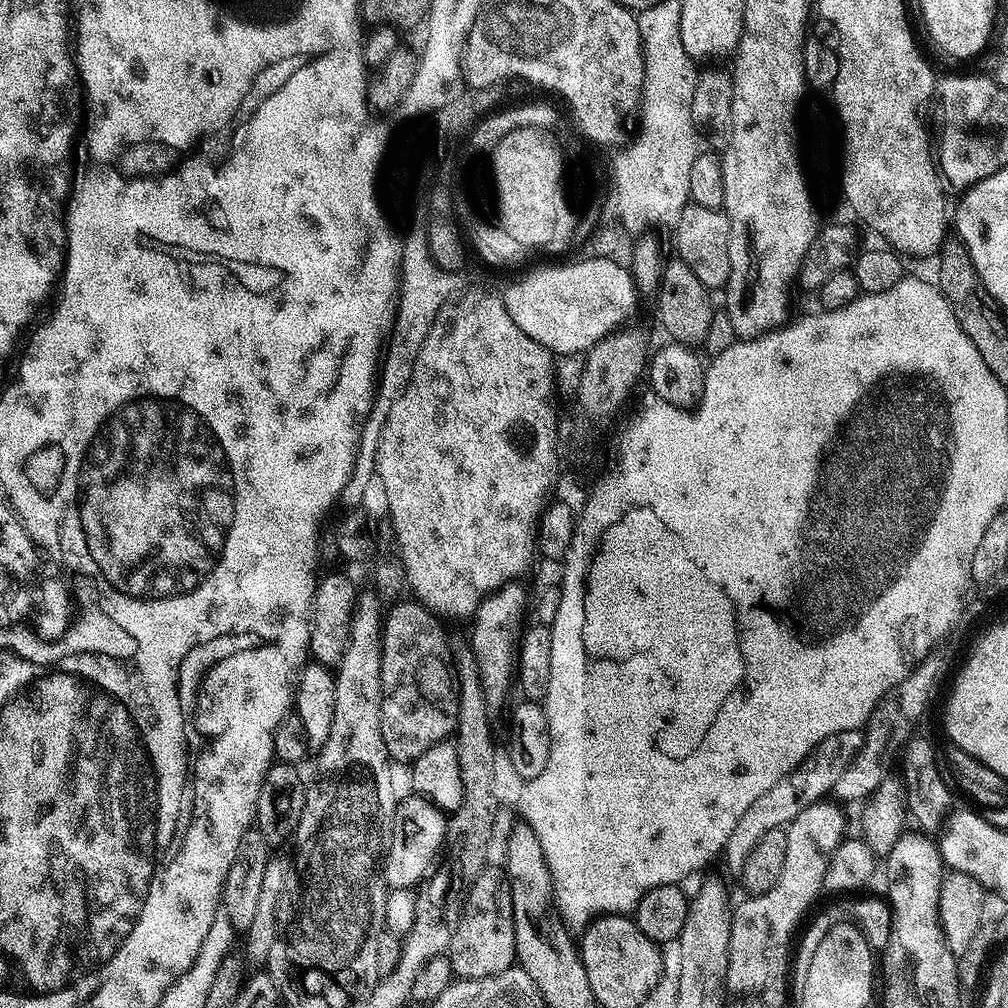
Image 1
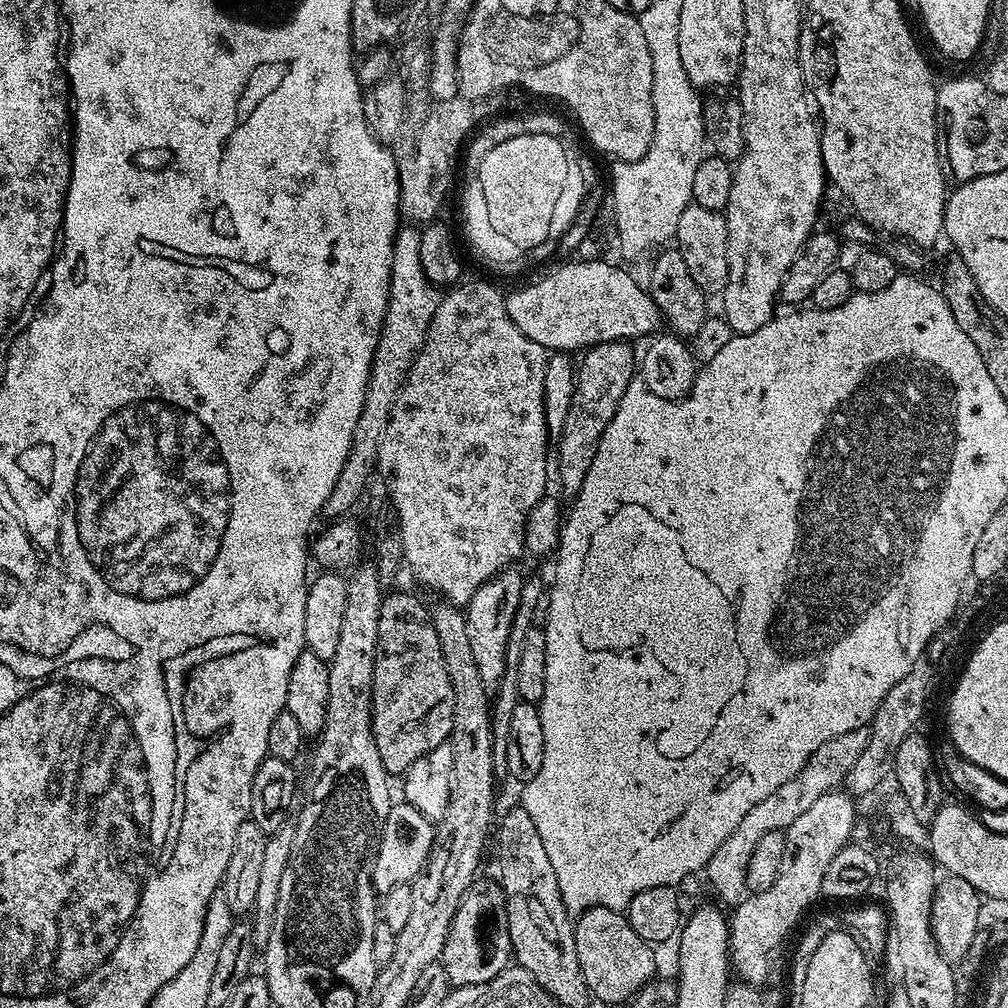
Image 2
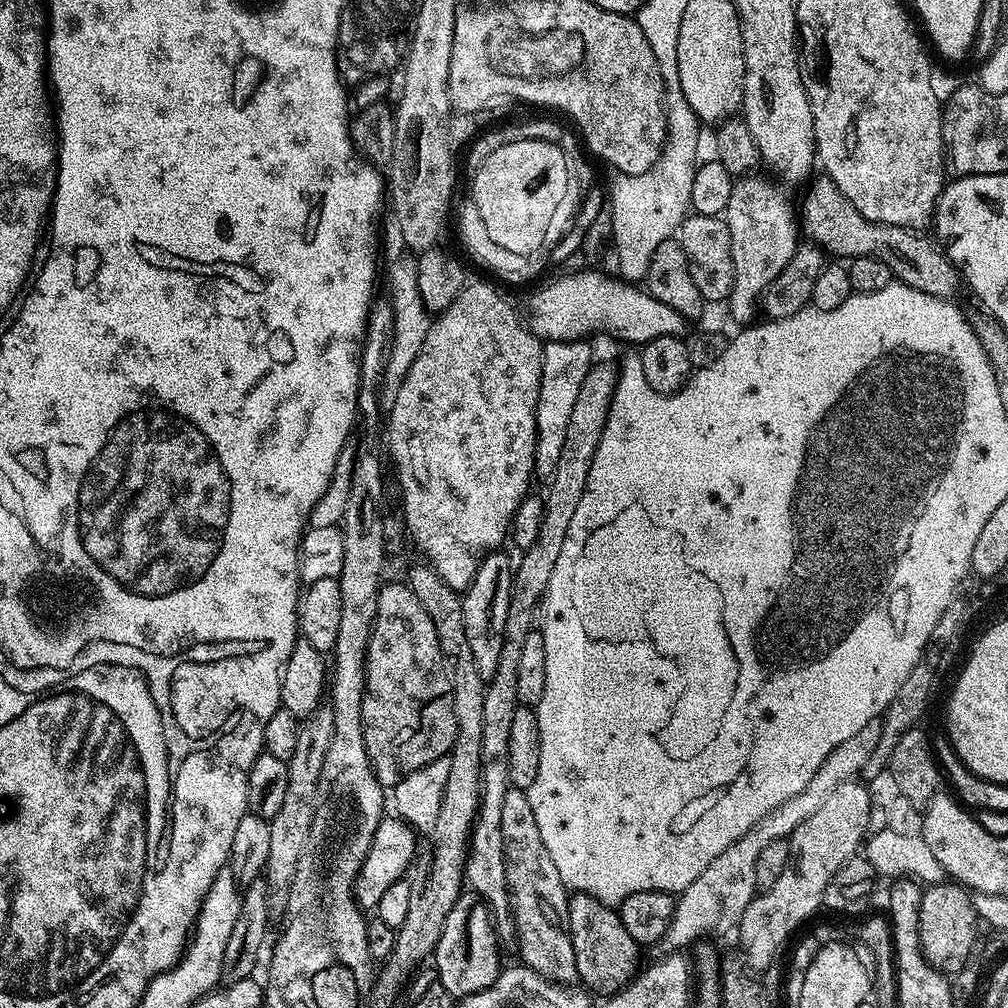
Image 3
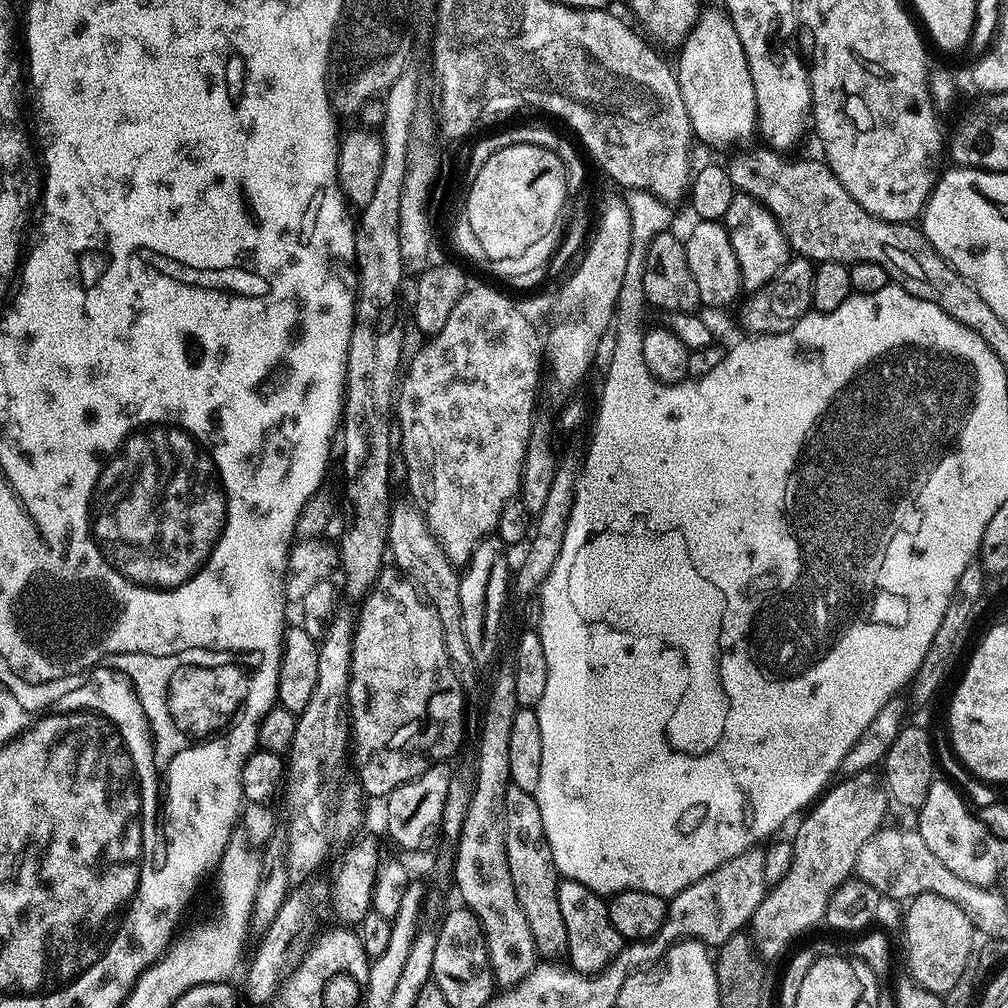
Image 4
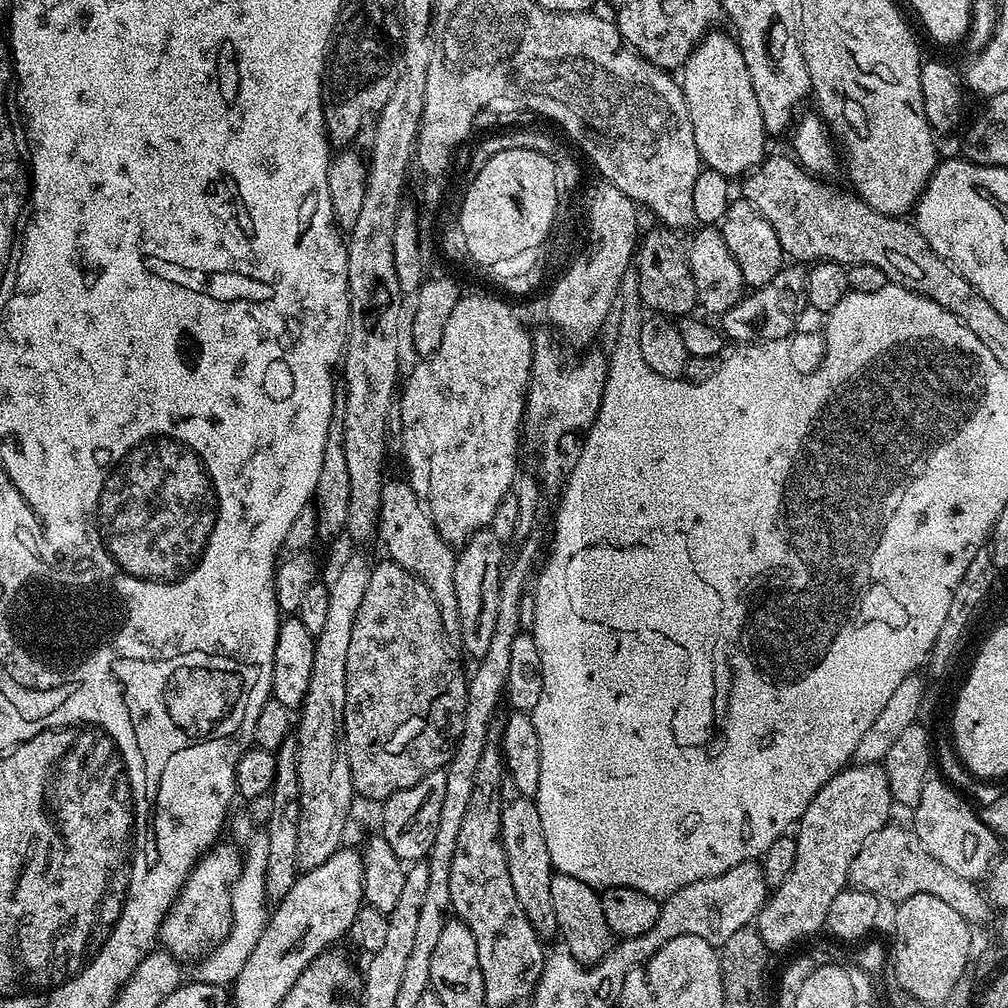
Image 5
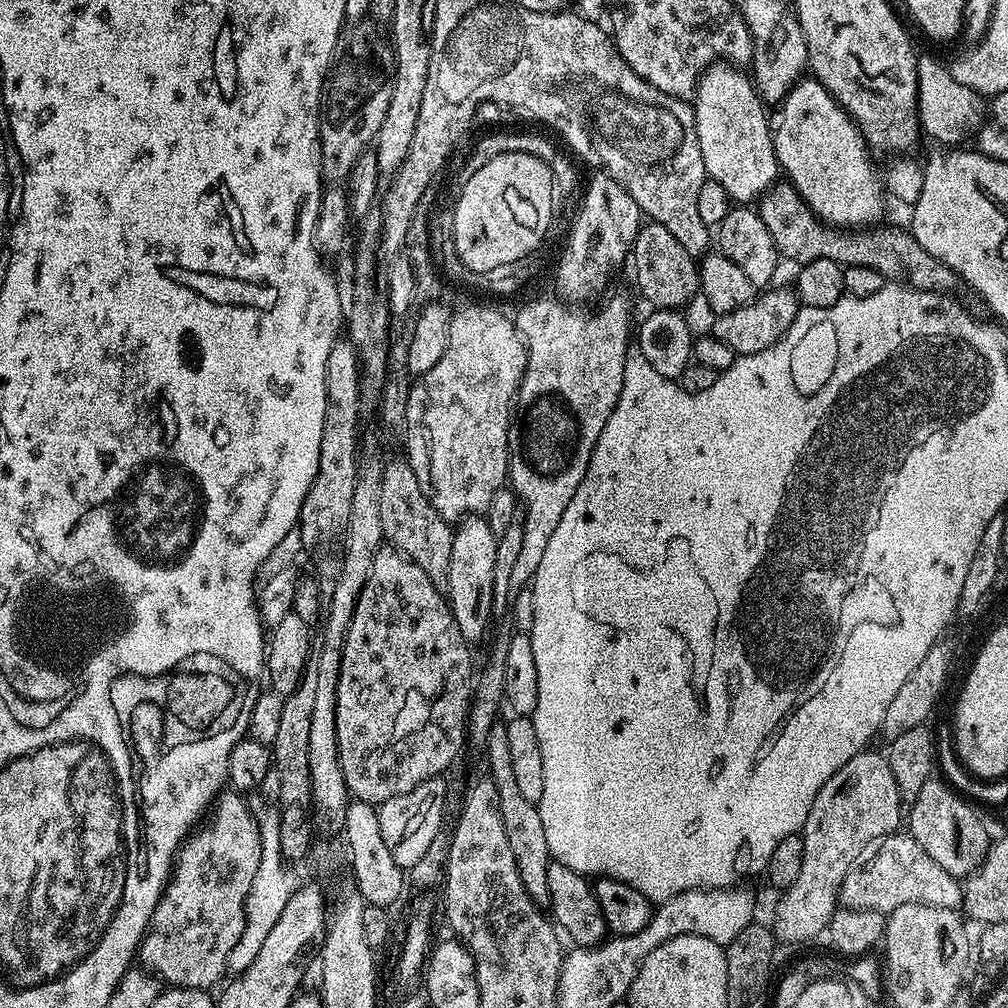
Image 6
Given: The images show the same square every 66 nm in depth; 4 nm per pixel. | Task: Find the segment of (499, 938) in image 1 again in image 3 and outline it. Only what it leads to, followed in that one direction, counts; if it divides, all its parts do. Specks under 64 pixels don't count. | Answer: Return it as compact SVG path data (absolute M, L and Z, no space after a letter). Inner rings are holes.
M475 894L461 895L459 902L446 914L442 938L438 938L434 953L436 977L446 986L453 998L473 996L486 990L502 971L500 964L501 941L496 935L496 925L487 904Z

